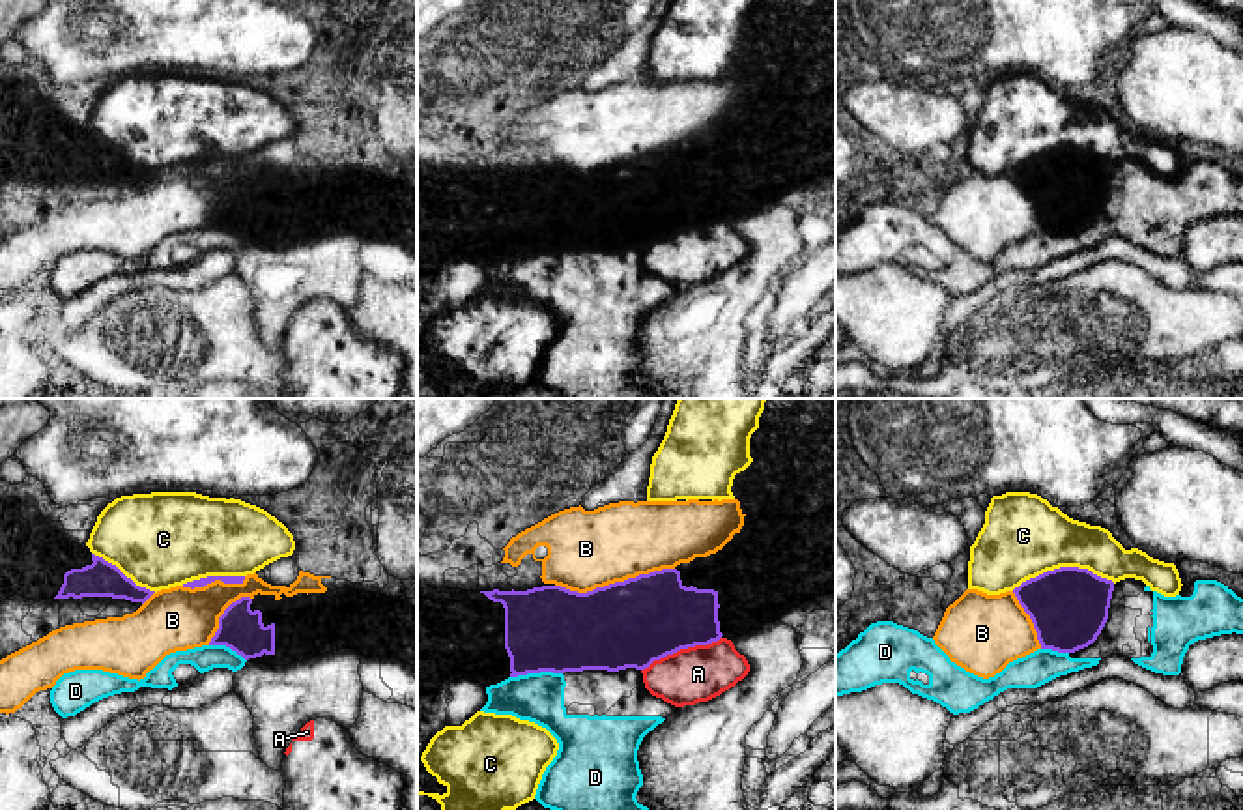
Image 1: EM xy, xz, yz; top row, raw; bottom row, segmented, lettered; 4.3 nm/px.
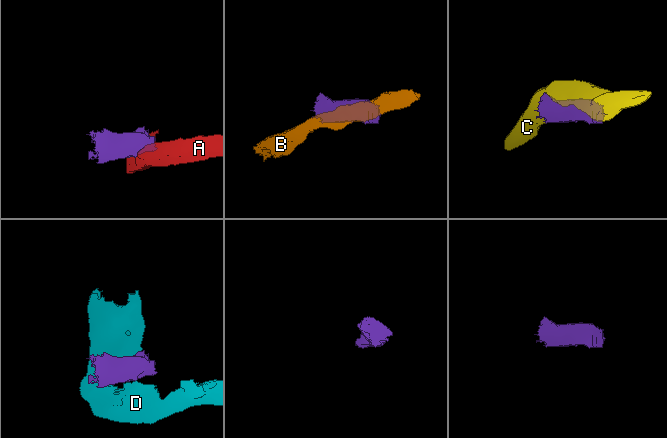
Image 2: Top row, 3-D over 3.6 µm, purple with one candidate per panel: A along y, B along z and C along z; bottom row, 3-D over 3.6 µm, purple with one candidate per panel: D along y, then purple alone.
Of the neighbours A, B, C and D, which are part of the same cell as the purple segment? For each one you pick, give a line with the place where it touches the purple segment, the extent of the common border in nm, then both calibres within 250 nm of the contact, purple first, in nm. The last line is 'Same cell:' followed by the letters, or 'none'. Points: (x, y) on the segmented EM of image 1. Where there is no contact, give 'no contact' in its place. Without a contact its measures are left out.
Same cell: none

